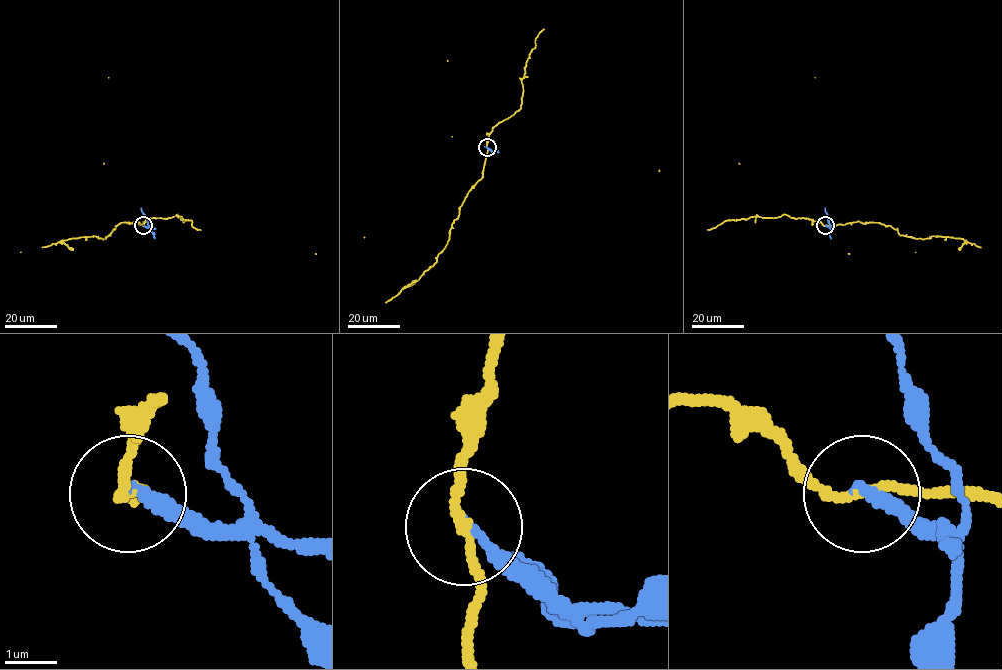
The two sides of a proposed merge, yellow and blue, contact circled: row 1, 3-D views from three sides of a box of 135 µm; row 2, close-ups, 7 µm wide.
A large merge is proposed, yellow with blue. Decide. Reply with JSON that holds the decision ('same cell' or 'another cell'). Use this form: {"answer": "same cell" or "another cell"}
{"answer": "another cell"}

